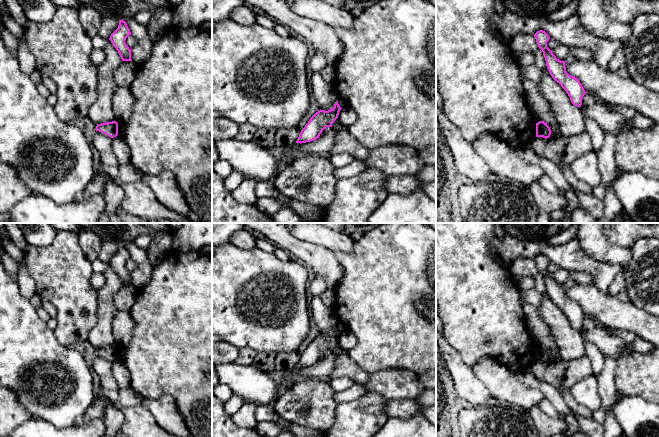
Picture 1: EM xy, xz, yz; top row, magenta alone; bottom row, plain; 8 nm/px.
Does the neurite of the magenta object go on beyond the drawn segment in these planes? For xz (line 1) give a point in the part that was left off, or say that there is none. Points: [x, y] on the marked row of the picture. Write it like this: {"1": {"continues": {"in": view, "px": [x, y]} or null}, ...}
{"1": {"continues": null}}

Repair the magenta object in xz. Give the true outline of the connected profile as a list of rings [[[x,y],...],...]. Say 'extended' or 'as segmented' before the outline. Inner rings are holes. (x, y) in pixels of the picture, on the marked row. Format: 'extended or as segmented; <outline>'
as segmented; [[[337,100],[332,109],[328,111],[320,109],[316,112],[301,130],[296,143],[306,143],[319,138],[326,127],[332,127],[332,123],[338,118],[341,109]]]

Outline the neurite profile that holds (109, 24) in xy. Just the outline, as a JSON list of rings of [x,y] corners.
[[[108,16],[104,17],[101,21],[101,26],[98,31],[98,35],[109,39],[111,34],[118,28],[119,18]]]

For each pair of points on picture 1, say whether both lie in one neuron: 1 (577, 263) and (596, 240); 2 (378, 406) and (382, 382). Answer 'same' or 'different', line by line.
1: different
2: different

